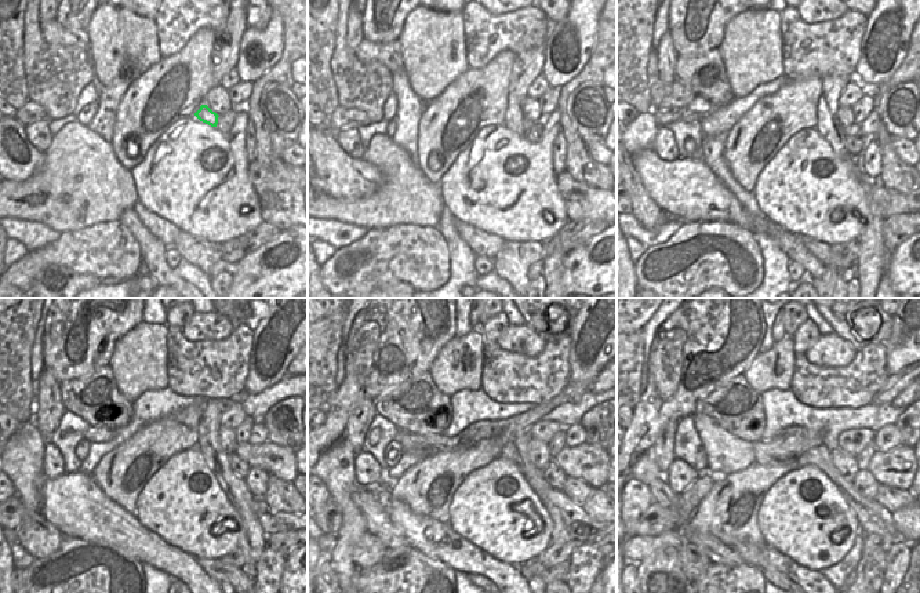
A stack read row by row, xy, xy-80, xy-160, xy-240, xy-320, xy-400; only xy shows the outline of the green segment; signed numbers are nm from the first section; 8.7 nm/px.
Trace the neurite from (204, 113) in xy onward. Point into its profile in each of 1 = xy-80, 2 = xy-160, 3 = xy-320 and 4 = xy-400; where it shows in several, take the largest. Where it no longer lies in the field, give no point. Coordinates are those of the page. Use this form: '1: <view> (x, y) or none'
1: xy-80 (527, 124)
2: xy-160 (854, 130)
3: xy-320 (586, 462)
4: xy-400 (897, 468)

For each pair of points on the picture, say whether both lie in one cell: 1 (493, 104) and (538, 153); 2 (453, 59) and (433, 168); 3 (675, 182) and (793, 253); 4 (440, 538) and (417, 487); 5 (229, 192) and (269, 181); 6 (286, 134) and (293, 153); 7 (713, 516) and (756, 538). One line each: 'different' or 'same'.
1: different
2: different
3: same
4: different
5: different
6: different
7: same

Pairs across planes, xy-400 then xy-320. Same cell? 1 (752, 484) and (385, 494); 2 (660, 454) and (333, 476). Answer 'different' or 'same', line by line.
1: different
2: different

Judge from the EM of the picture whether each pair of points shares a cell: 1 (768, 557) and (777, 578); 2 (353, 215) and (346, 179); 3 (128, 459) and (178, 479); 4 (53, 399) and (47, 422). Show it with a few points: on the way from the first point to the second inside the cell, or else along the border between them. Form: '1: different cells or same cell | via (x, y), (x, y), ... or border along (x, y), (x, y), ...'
1: different cells | border along (763, 570), (778, 570), (789, 578)
2: different cells | border along (380, 186), (357, 199), (335, 199), (323, 193)
3: different cells | border along (181, 451), (170, 457), (156, 470), (137, 498)
4: same cell | via (48, 404), (47, 417)

